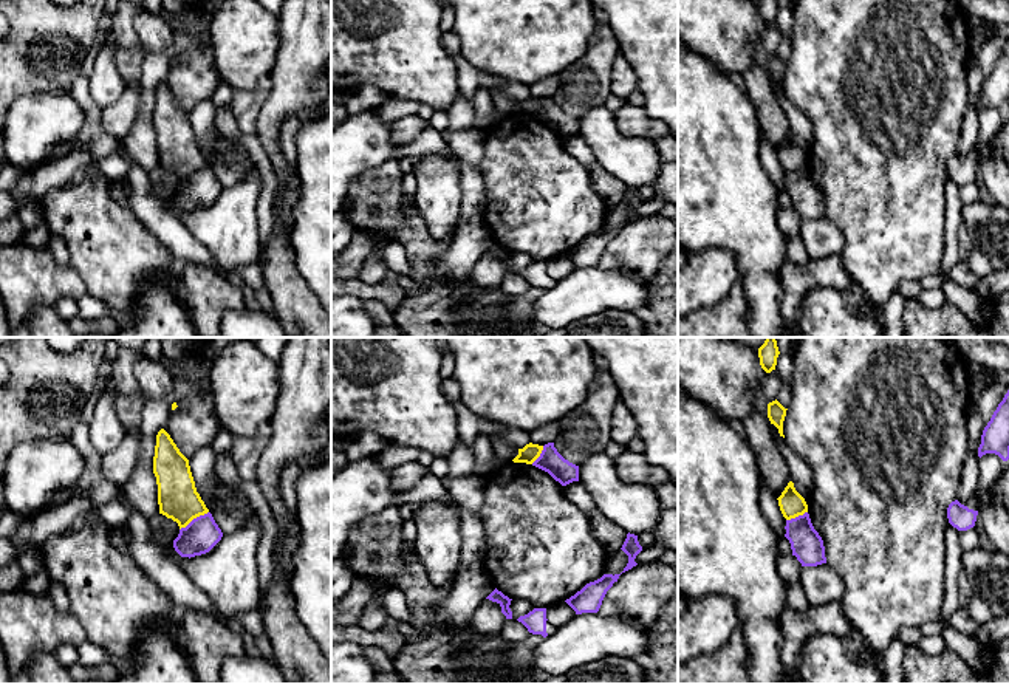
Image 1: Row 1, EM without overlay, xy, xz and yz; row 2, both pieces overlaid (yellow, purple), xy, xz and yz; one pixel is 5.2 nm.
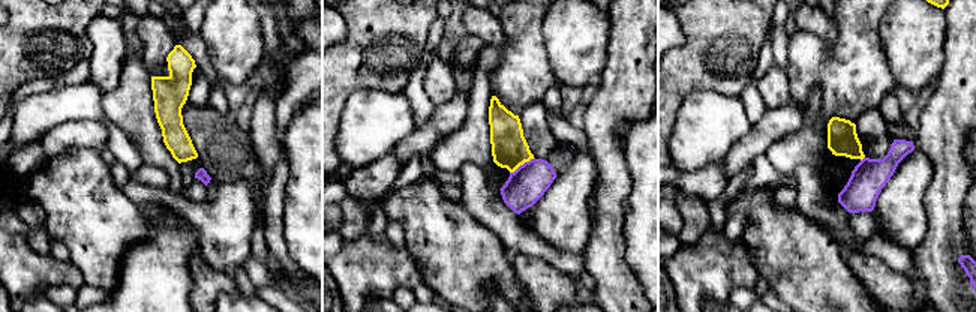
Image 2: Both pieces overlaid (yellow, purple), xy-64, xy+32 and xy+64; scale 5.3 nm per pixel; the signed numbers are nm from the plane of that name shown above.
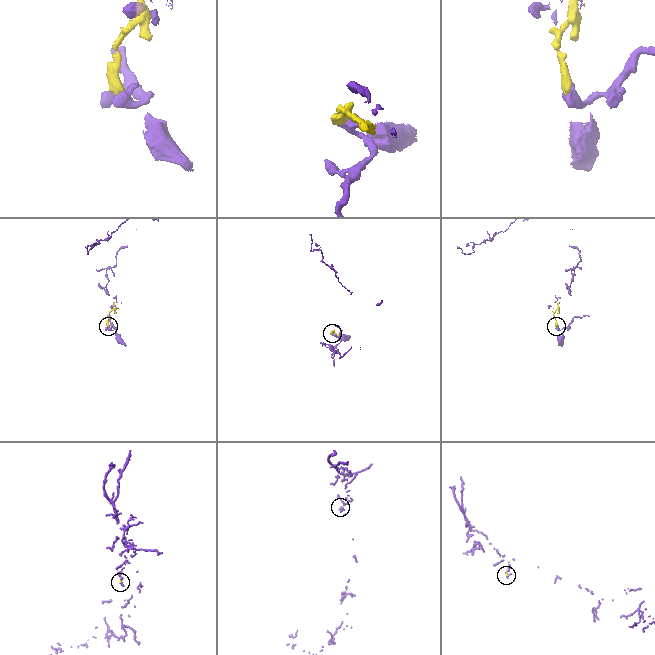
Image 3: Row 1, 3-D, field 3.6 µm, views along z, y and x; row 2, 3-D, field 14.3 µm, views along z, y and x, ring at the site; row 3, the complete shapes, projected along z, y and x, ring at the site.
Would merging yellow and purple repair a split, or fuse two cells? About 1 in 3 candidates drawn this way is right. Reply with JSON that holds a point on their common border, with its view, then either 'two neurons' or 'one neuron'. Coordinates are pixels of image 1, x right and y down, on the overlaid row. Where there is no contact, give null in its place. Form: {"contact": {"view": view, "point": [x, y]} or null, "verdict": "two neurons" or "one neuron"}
{"contact": {"view": "xy", "point": [194, 517]}, "verdict": "two neurons"}

